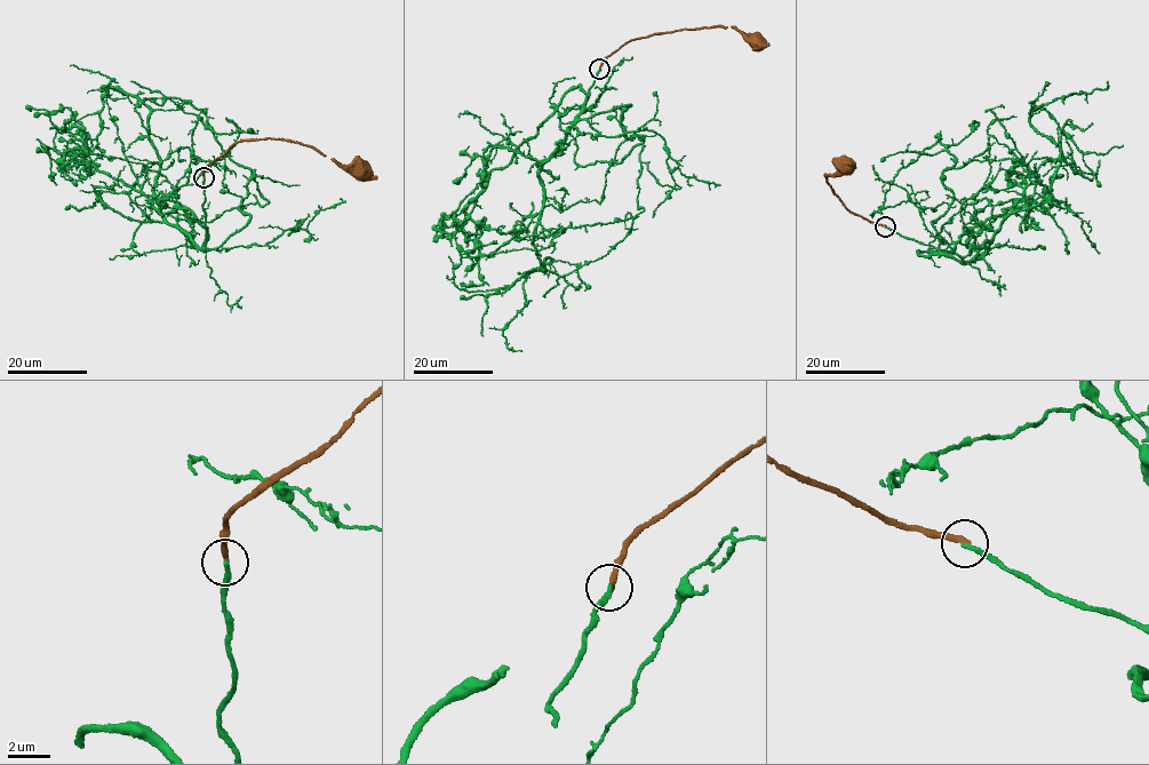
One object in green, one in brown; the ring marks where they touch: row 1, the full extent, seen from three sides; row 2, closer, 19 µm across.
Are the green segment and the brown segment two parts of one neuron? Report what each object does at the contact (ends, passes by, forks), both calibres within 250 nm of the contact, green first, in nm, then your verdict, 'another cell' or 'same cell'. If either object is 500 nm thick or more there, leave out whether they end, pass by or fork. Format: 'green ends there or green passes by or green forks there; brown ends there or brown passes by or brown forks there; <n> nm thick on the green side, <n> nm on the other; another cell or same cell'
green ends there; brown ends there; 220 nm thick on the green side, 280 nm on the other; another cell

